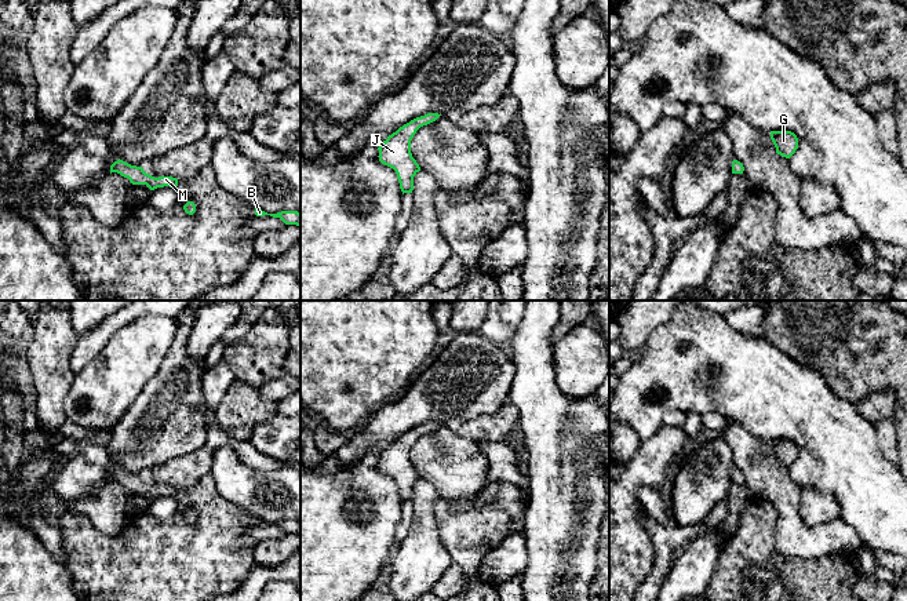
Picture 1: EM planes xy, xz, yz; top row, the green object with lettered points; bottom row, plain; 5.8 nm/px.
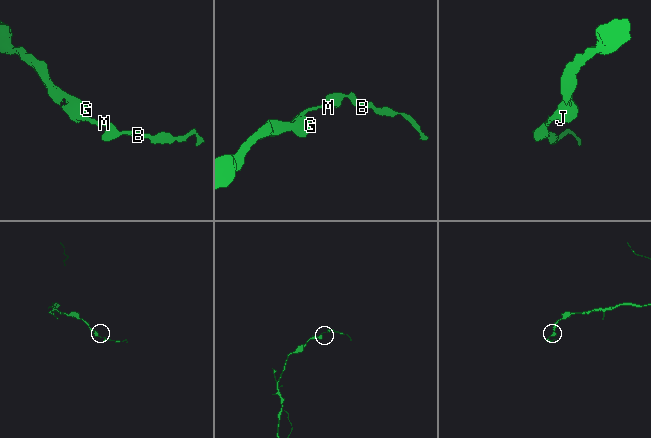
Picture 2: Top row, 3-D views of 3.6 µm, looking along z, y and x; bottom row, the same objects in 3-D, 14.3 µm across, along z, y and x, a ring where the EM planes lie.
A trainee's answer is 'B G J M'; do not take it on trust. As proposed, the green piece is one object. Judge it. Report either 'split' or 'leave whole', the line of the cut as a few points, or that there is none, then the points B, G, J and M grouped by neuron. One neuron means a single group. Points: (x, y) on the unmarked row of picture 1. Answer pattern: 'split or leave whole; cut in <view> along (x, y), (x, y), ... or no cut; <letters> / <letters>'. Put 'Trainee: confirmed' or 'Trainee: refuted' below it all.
leave whole; no cut; B G J M
Trainee: confirmed

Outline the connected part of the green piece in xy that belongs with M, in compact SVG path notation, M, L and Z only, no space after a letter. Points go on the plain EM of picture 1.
M117 469L110 474L110 482L117 481L124 487L128 487L132 493L146 493L150 499L157 496L170 495L176 498L178 488L172 485L154 487L143 480L142 476L131 474L123 469Z

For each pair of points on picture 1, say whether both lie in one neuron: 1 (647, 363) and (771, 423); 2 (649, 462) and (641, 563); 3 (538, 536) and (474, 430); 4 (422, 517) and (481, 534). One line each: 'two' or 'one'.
1: one
2: one
3: two
4: two

